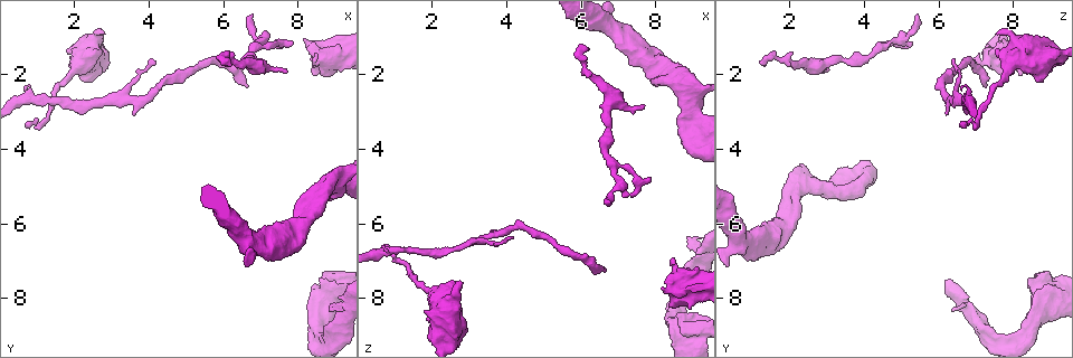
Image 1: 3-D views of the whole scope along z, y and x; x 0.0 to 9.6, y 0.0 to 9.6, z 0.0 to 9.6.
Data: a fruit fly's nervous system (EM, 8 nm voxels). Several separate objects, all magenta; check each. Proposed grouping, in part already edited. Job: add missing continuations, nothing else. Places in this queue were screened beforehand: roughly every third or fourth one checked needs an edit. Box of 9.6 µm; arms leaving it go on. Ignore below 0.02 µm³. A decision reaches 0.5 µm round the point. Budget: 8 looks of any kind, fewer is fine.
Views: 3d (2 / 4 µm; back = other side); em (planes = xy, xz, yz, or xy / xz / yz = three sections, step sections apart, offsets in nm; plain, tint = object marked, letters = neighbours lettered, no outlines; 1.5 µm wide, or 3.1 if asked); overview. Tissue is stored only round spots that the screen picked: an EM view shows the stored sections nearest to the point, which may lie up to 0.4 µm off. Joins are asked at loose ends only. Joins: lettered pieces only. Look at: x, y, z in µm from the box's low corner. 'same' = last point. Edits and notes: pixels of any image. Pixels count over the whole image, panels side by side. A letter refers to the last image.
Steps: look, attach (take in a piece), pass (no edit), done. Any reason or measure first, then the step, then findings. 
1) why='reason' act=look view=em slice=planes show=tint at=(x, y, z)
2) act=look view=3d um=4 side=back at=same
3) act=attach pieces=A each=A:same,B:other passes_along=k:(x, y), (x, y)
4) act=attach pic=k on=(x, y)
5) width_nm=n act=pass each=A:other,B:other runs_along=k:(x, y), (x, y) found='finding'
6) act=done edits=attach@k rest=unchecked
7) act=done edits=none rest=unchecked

why='tapers out' act=look view=em slice=planes show=letters at=(4.05, 1.60, 6.35)

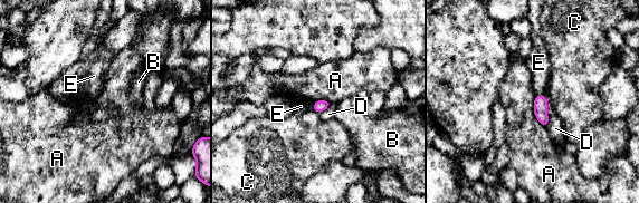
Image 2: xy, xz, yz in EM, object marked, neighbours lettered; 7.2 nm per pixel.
act=pass each=A:other,B:other,C:other,D:other,E:other border=2:(534, 96), (534, 116), (545, 127) found='no lettered piece goes on from it'

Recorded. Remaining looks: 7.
why='thick end' act=look view=em slice=planes show=letters at=(2.80, 0.90, 7.55)

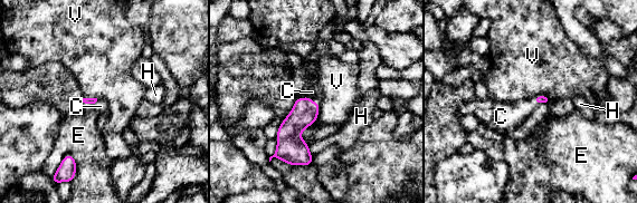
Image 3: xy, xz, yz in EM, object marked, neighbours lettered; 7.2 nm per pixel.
longest_contact=C:180nm act=attach pieces=C each=C:same,E:other,H:other,V:other passes_along=3:(304, 113), (307, 97), (312, 92) found='the cell continues'

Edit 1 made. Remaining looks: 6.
why='stops while still wide' act=look view=3d um=2 at=(8.20, 1.00, 7.70)

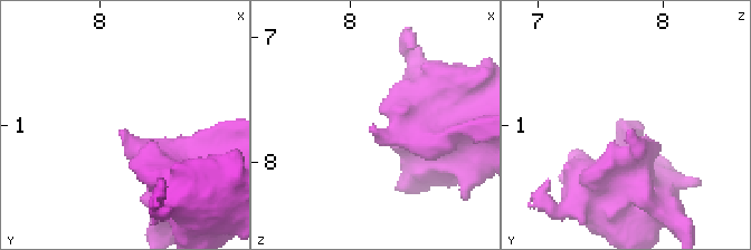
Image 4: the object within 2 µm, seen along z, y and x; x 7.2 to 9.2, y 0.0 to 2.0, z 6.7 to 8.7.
why='need the tissue' act=look view=em slice=xz step=8 show=tint at=(8.20, 1.04, 7.76)

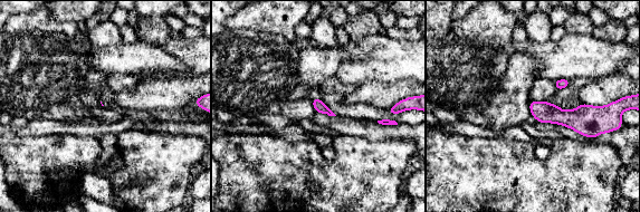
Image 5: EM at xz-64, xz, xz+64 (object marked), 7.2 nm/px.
why='another direction' act=look view=em slice=planes show=letters at=same

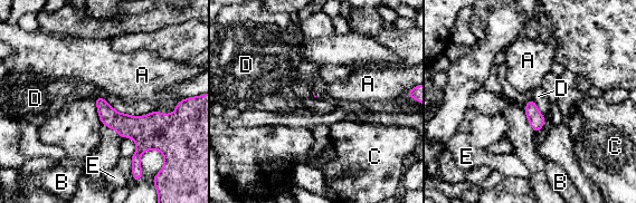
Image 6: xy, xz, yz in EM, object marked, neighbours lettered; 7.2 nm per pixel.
act=pass each=A:other,B:other,C:other,D:other,E:other border=6:(102, 96), (97, 98) found='no lettered piece goes on from it'

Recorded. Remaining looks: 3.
why='branch stops here' act=look view=3d um=2 side=back at=(6.65, 2.30, 7.35)

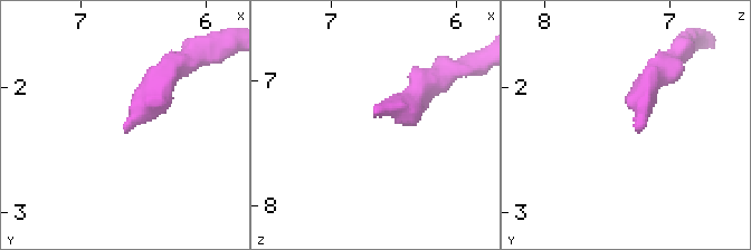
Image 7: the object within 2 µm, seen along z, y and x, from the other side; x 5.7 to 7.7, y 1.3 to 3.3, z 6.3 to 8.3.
act=look view=em slice=xy step=8 show=tint at=(6.64, 2.32, 7.28)

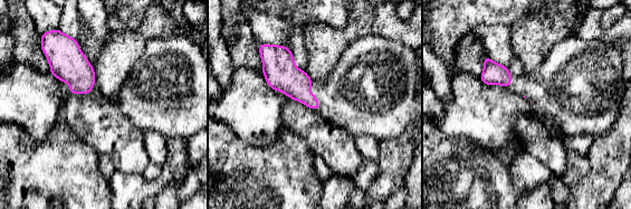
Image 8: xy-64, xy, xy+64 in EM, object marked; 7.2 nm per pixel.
why='another direction' act=look view=em slice=planes show=letters at=same

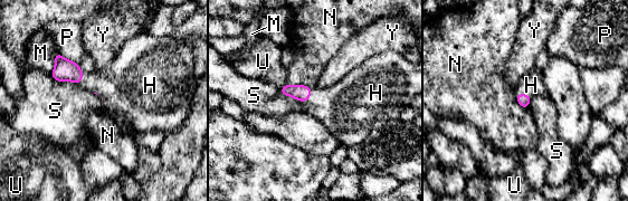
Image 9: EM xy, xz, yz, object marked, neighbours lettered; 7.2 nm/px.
act=attach pieces=H each=H:same,M:other,N:other,P:other,S:other,U:other,Y:other passes_along=9:(302, 93), (310, 96), (342, 108) found='it goes on there'

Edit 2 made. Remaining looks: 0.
act=done edits=attach@3,attach@9 rest=unchecked

